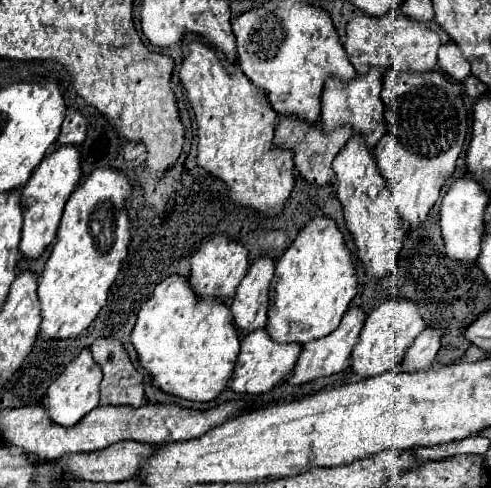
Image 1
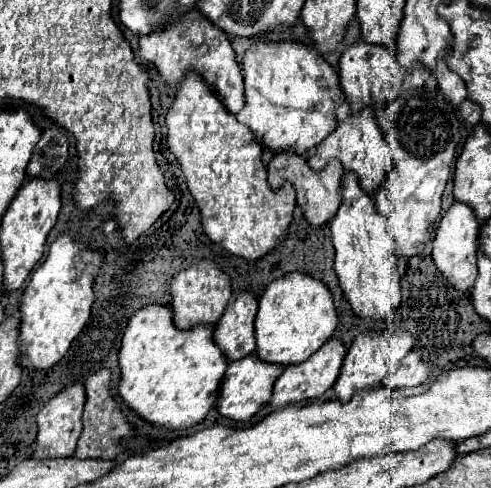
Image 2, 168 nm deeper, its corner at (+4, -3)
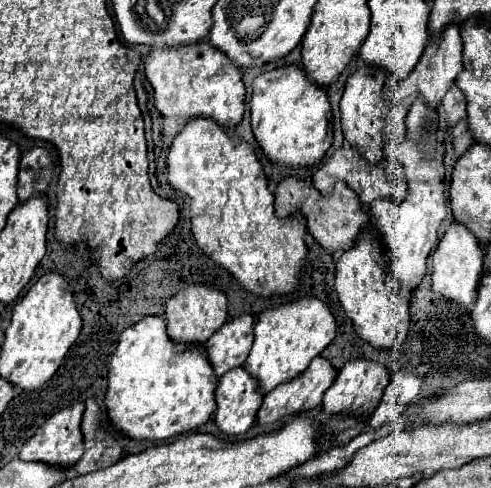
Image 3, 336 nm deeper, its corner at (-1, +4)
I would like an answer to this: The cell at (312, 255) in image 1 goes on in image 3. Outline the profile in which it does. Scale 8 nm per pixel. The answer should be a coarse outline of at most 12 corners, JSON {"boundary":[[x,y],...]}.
{"boundary":[[316,296],[266,308],[244,368],[270,392],[336,336]]}

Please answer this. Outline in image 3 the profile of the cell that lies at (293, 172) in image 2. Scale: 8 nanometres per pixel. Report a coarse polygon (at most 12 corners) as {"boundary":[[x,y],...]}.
{"boundary":[[298,176],[276,186],[276,212],[298,208],[328,252],[344,252],[368,216],[336,180],[324,194]]}

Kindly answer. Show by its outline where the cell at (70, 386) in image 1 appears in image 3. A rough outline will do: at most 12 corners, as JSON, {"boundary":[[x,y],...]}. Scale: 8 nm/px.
{"boundary":[[84,402],[46,416],[22,460],[74,466],[84,452]]}

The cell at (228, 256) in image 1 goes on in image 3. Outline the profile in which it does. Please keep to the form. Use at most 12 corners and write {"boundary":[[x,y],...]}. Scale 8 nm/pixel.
{"boundary":[[188,284],[166,302],[174,342],[204,344],[228,318],[218,284]]}

